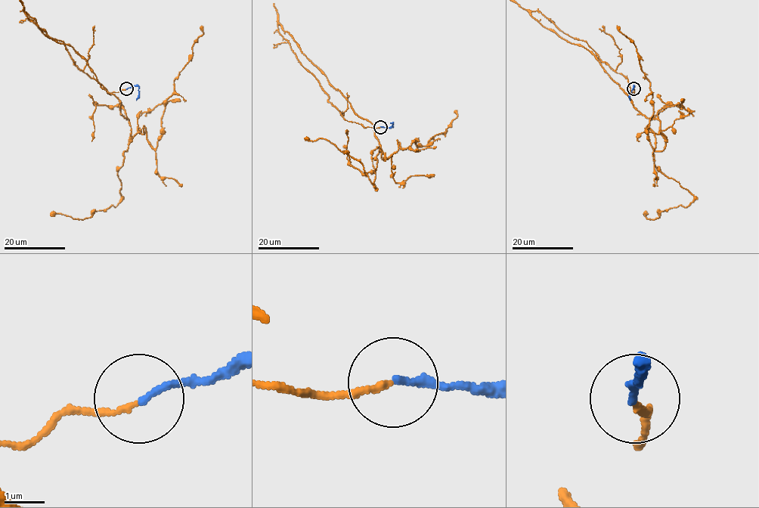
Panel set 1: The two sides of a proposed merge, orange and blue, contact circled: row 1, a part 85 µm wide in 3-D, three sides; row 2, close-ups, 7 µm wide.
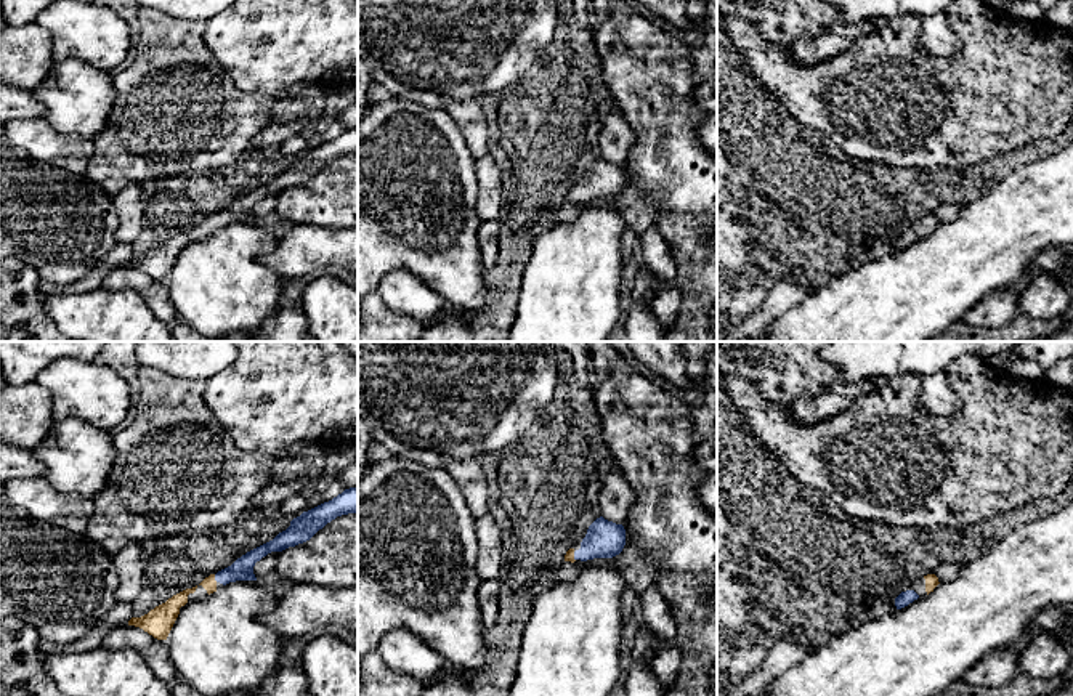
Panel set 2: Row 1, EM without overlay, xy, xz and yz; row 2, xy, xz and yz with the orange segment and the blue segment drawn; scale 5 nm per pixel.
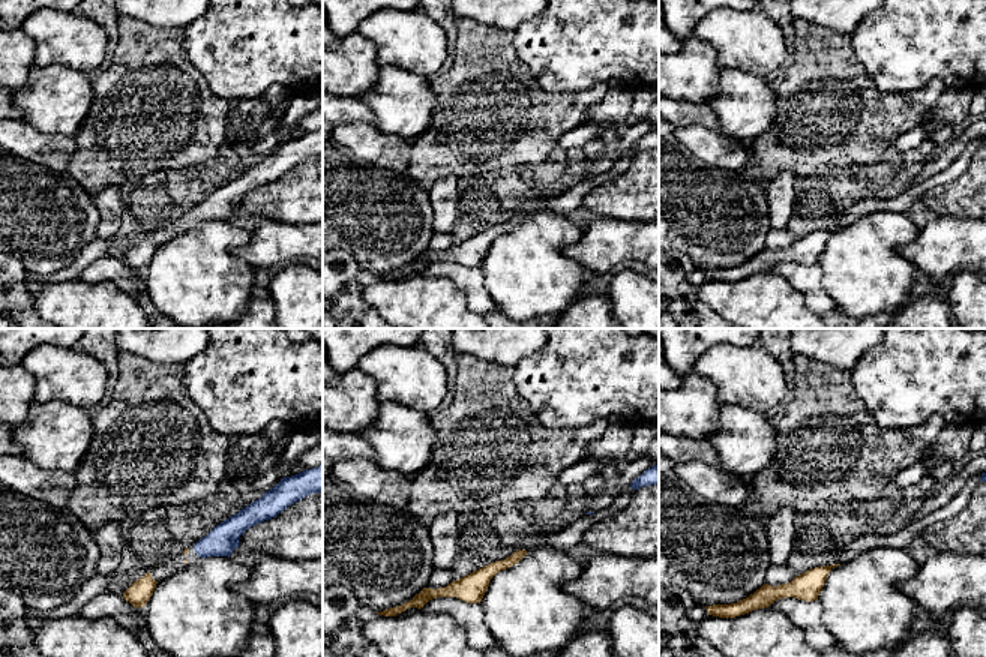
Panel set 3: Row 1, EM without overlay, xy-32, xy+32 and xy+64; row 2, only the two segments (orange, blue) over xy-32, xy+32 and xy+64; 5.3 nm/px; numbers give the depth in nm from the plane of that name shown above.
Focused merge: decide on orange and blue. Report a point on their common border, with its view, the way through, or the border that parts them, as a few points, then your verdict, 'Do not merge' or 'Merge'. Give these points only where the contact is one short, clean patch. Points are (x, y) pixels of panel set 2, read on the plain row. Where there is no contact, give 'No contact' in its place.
Touches orange at xy (214, 218). Path across: xy (209, 225), (214, 218), (226, 217), (242, 209). Merge

